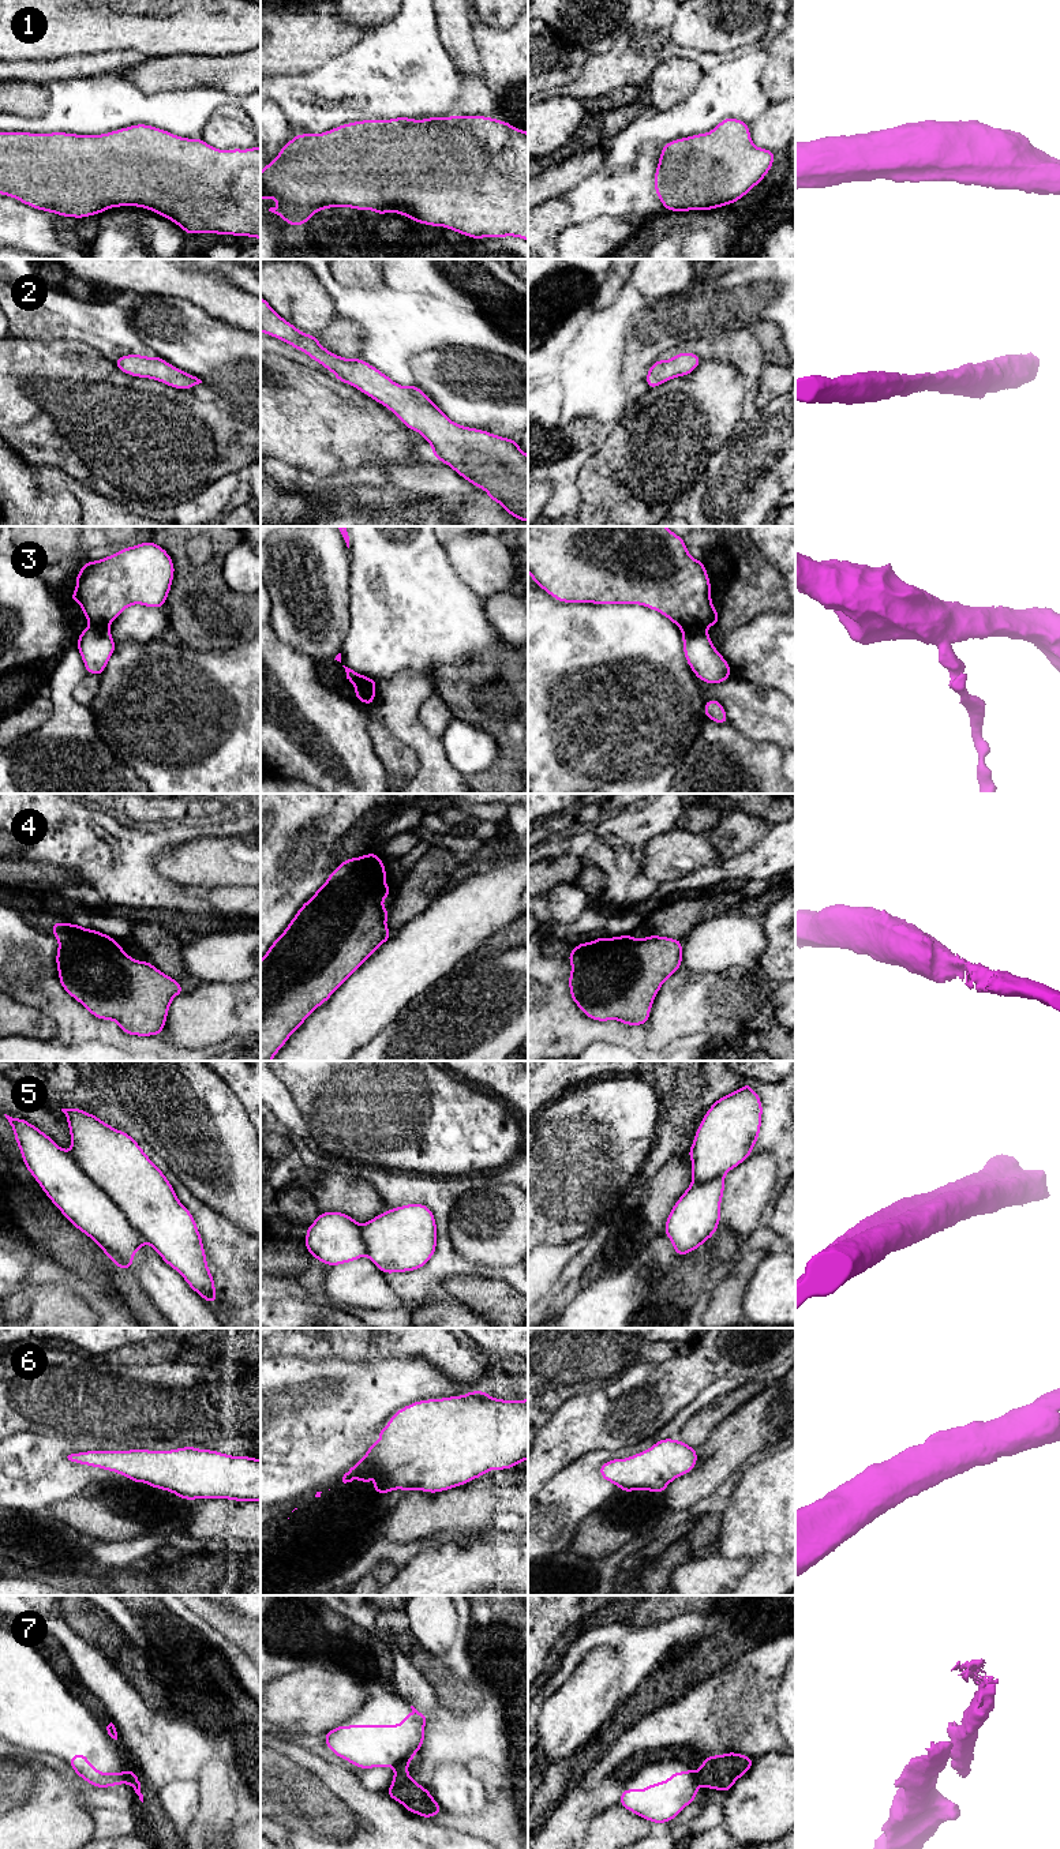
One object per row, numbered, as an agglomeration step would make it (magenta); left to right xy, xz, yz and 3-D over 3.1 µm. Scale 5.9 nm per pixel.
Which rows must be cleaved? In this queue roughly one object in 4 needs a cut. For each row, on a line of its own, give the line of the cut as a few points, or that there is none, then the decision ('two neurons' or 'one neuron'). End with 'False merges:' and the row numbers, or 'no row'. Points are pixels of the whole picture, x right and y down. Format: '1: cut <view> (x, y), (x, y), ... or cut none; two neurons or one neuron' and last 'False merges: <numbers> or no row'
1: cut none; one neuron
2: cut none; one neuron
3: cut yz (705, 626), (686, 627), (682, 632); two neurons
4: cut none; one neuron
5: cut xy (70, 1152), (81, 1169), (146, 1241); two neurons
6: cut none; one neuron
7: cut yz (701, 1770), (699, 1784); two neurons
False merges: 3, 5, 7

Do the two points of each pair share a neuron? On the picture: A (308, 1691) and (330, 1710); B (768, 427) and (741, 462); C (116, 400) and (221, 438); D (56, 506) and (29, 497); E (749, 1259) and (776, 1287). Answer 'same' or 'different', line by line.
A: same
B: same
C: same
D: same
E: different

